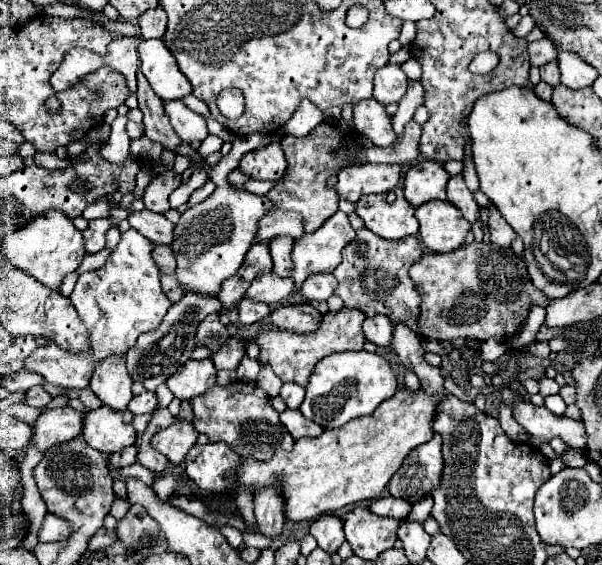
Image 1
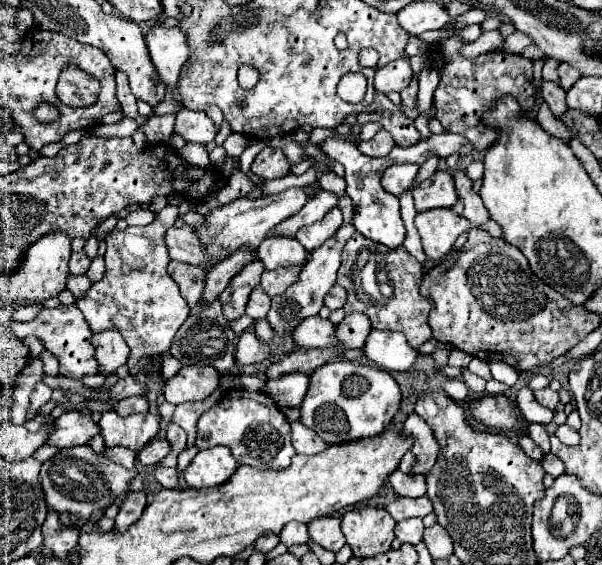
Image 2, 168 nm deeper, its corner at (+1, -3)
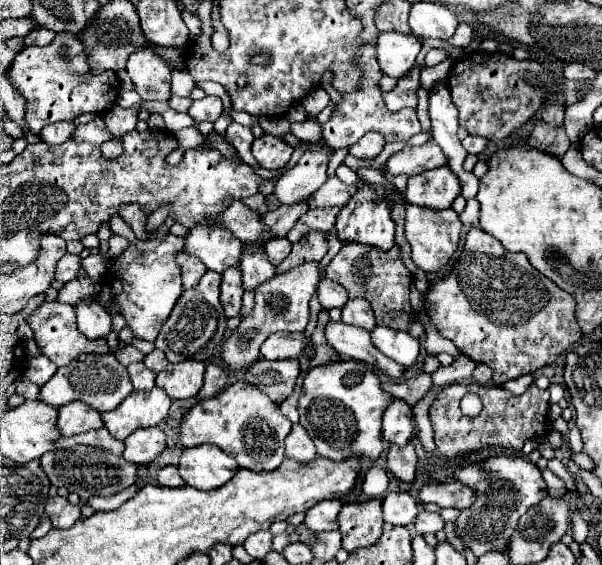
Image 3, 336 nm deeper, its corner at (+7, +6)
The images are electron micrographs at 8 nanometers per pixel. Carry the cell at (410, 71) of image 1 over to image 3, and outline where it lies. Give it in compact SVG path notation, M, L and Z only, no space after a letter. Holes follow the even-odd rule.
M412 70L410 78L400 78L394 90L384 94L384 102L390 112L398 112L402 108L416 108L416 88L420 86L420 80L416 76L416 70Z

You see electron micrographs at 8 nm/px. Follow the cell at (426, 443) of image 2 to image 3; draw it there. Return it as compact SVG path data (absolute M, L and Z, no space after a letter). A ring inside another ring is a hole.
M392 398L388 408L384 410L382 416L382 438L386 444L392 446L406 446L414 438L414 420L412 420L412 408L398 400Z

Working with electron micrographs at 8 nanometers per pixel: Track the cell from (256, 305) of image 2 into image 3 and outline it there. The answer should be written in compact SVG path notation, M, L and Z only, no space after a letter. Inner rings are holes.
M250 246L250 250L246 250L246 254L242 254L240 272L244 278L244 288L254 290L254 288L258 288L258 284L272 278L276 274L276 268L268 262L264 248Z

